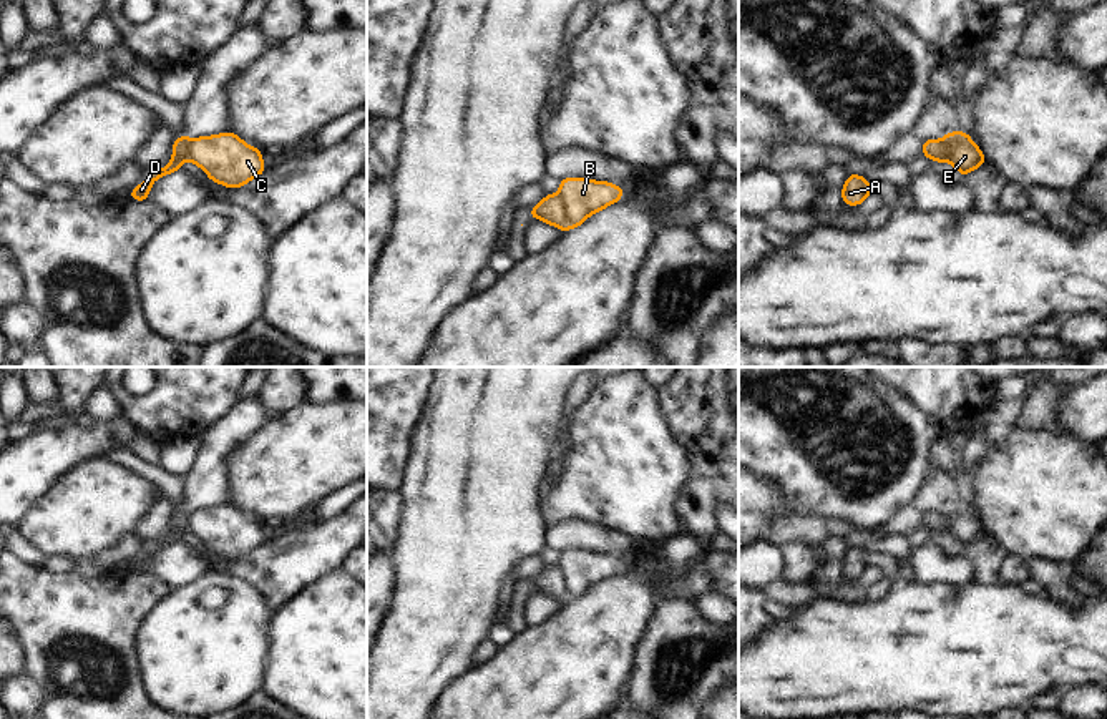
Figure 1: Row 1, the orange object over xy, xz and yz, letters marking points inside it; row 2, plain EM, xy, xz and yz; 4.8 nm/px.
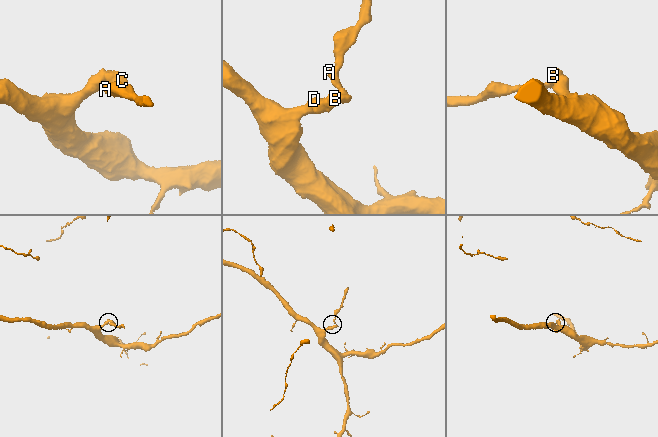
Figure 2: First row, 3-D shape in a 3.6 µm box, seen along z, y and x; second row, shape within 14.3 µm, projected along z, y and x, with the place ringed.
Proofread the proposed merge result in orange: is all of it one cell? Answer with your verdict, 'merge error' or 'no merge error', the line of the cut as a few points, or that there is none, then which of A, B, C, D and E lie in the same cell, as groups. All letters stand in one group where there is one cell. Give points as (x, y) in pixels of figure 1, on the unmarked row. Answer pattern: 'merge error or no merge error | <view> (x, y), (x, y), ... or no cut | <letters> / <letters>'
merge error | xz (558, 565), (566, 590), (573, 598) | A B C / D E

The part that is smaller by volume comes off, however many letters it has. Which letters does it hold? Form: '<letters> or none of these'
A, B, C

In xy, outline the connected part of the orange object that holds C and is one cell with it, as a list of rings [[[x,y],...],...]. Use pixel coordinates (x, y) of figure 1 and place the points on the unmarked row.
[[[236,505],[191,511],[188,530],[209,548],[209,553],[226,560],[241,560],[267,541],[262,525]]]

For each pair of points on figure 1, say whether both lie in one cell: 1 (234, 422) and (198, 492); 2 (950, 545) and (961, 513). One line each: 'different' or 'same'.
1: same
2: different

